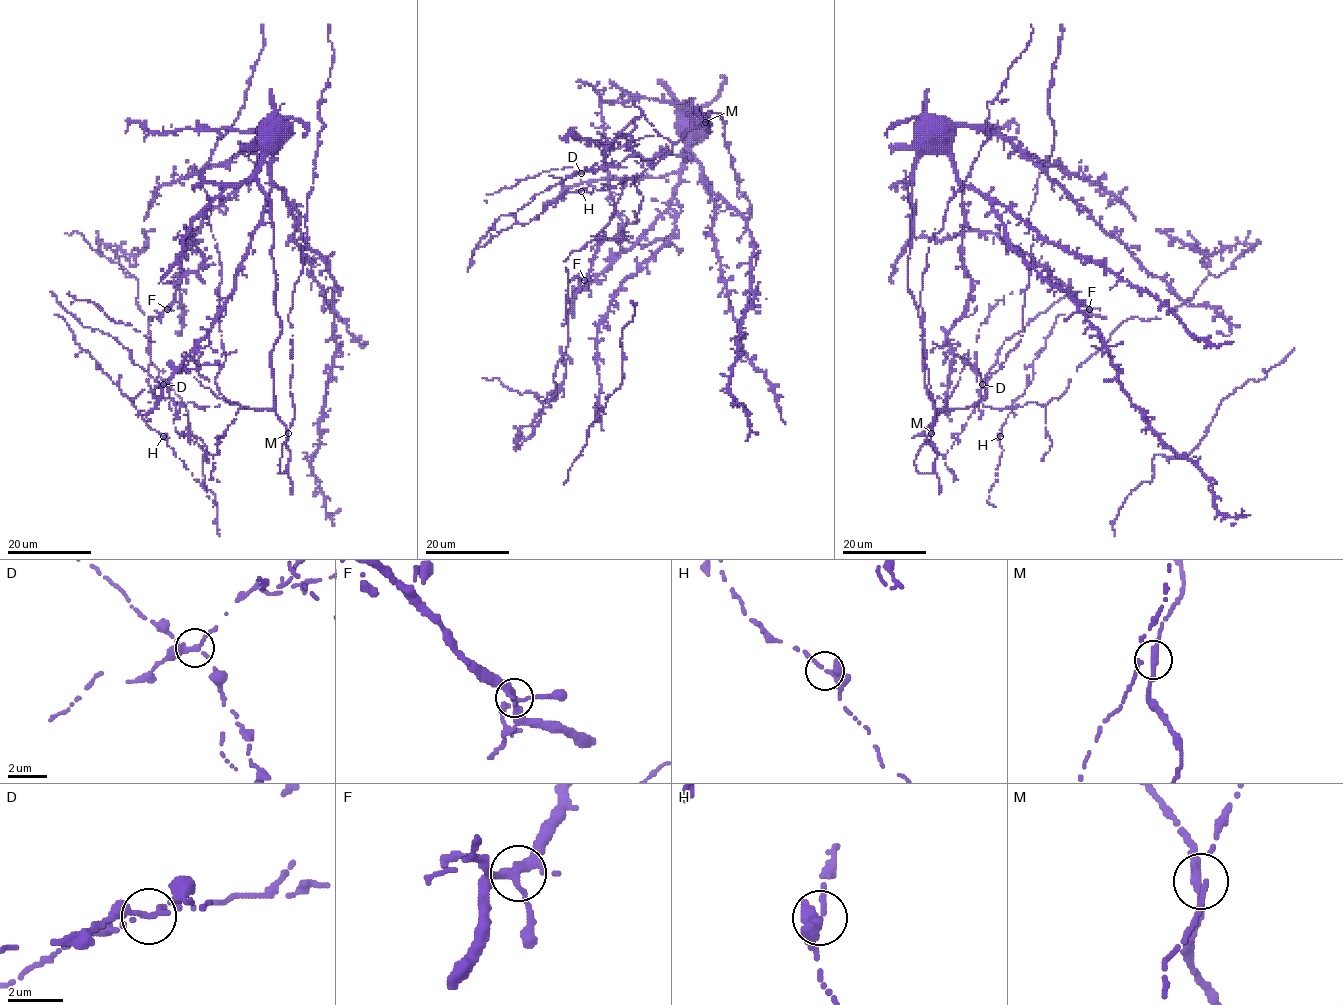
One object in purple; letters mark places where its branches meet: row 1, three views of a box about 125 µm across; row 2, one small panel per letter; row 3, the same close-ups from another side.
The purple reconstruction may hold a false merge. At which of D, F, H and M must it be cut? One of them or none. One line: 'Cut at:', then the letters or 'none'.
Cut at: D

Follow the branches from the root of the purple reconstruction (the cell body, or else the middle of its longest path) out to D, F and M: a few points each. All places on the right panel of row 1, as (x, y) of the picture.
D: (920, 130), (949, 156), (962, 190), (960, 258), (971, 295), (947, 341), (982, 384)
F: (920, 130), (917, 168), (908, 182), (910, 235), (943, 240), (972, 230), (997, 234), (1028, 253), (1089, 309)
M: (920, 130), (912, 173), (914, 219), (908, 291), (923, 329), (925, 387), (937, 413), (931, 433)

